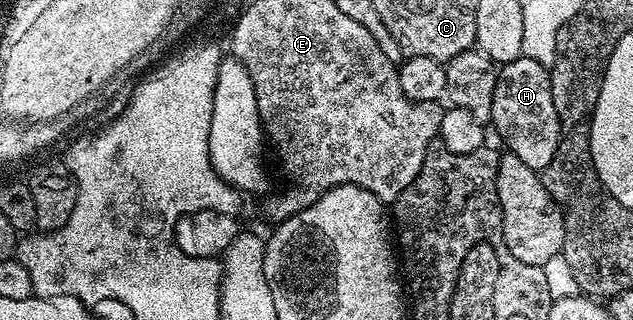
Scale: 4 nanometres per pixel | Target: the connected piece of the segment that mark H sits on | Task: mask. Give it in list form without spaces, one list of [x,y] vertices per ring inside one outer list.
[[[521,56],[497,70],[494,96],[491,103],[490,125],[493,125],[499,137],[504,141],[504,147],[514,153],[526,167],[536,172],[543,172],[553,161],[554,152],[560,148],[560,124],[558,113],[554,108],[553,92],[550,91],[551,72],[547,66],[537,60]]]

